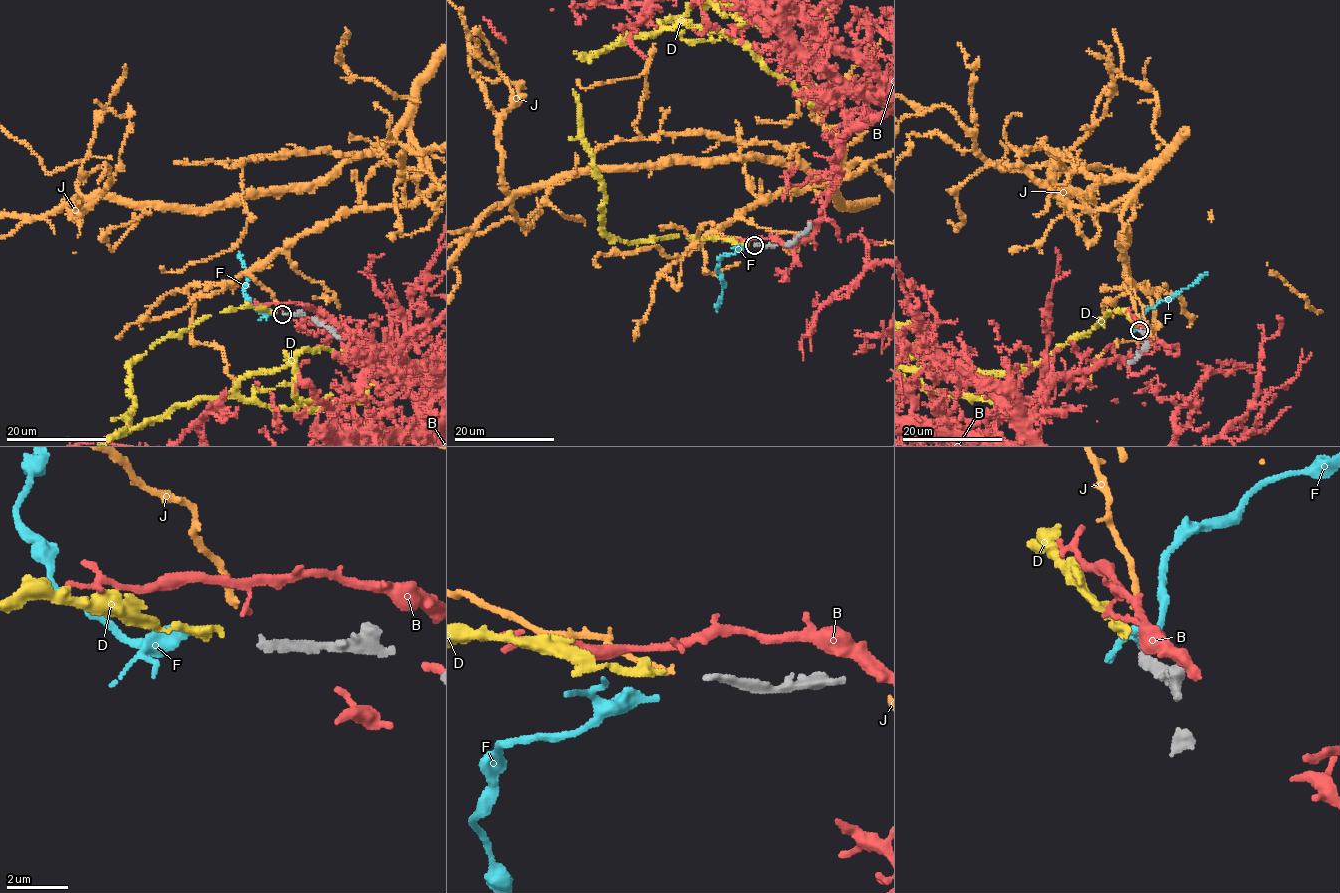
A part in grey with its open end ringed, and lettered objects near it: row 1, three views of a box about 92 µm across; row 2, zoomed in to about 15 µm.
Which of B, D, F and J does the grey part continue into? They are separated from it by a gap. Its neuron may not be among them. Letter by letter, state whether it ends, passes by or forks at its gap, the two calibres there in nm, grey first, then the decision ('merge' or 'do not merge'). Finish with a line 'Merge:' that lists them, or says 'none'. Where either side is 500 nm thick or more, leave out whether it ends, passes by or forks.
B: it ends there; 220 nm thick on the grey side, 150 nm on the other; do not merge
D: it ends there; 220 nm thick on the grey side, 260 nm on the other; merge
F: it ends there; 220 nm thick on the grey side, 240 nm on the other; do not merge
J: it ends there; 220 nm thick on the grey side, 200 nm on the other; do not merge
Merge: D

